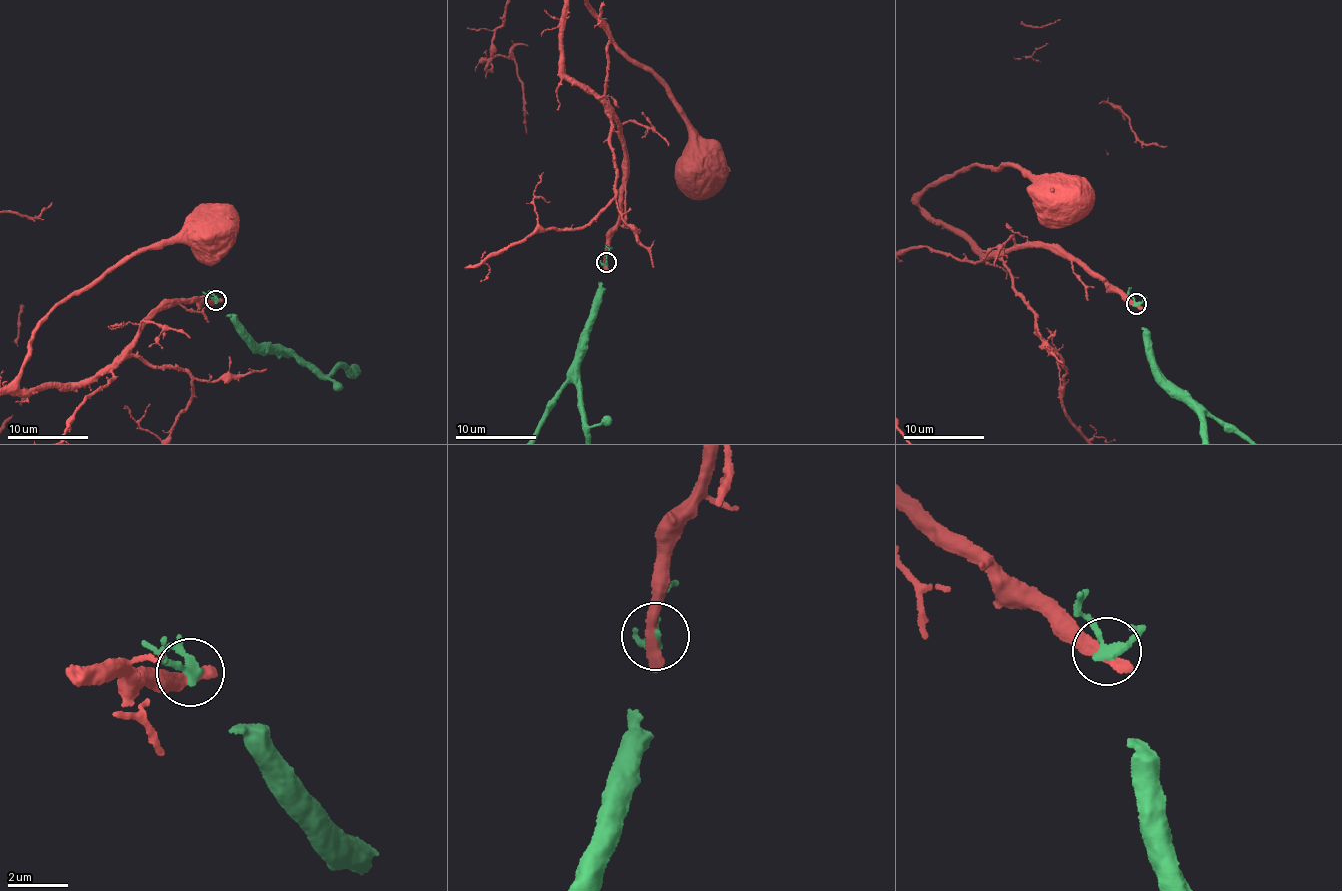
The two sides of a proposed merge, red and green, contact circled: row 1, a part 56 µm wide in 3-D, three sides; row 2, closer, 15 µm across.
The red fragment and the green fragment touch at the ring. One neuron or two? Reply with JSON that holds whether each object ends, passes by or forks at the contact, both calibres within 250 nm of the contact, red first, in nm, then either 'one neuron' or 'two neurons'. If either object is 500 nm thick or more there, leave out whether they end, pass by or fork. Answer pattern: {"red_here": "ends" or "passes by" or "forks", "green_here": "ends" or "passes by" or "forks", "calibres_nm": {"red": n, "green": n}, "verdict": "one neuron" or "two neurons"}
{"calibres_nm": {"red": 500, "green": 240}, "verdict": "two neurons"}

